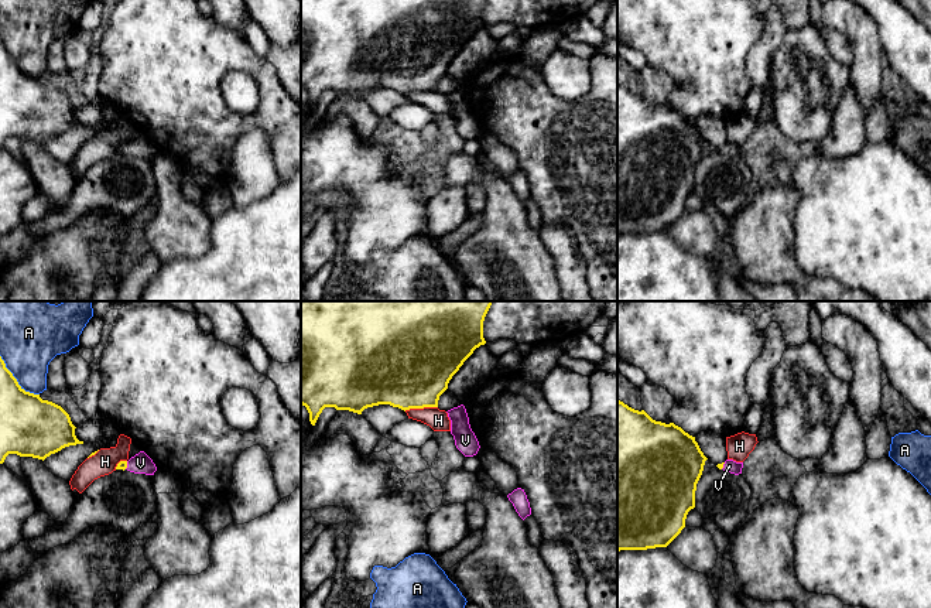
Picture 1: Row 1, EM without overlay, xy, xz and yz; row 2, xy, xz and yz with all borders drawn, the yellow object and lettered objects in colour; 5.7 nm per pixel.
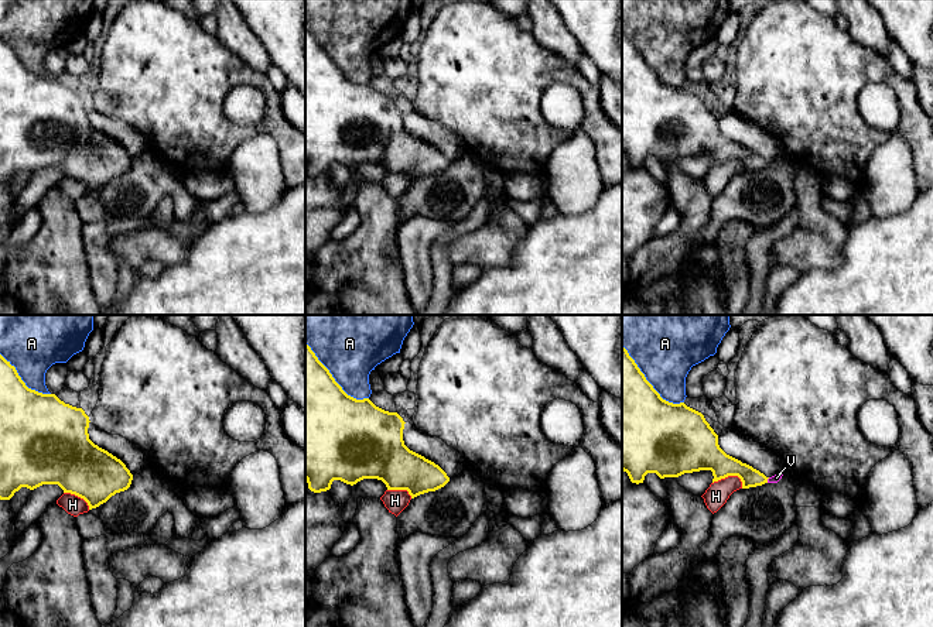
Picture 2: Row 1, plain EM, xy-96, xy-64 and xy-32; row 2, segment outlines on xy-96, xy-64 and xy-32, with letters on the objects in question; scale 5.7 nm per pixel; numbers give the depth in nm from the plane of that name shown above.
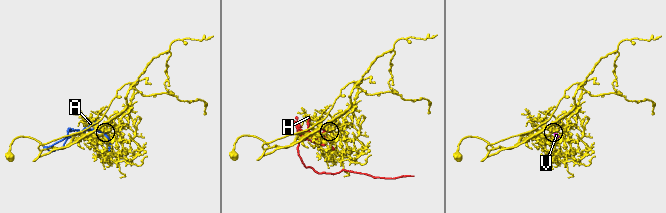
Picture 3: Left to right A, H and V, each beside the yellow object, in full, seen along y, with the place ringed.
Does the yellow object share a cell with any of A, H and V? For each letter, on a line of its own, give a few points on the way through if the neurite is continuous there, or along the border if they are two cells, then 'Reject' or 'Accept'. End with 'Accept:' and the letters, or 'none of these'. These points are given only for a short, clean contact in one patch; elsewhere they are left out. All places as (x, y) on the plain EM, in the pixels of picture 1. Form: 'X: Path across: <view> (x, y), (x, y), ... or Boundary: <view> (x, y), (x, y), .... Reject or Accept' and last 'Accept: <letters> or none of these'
A: Reject
H: Reject
V: Path across: xy (123, 147), (126, 149), (140, 146). Accept
Accept: V

